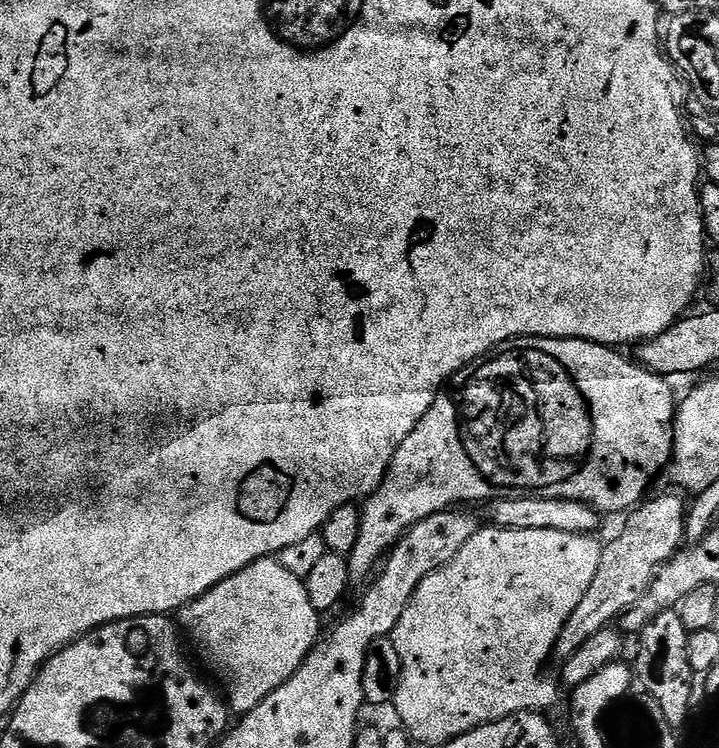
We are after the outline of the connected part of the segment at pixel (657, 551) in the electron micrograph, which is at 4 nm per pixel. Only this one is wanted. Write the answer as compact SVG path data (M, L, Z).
M676 496L645 499L639 507L627 513L626 519L628 521L625 522L624 529L609 544L605 543L601 547L598 574L594 574L590 588L586 590L586 594L582 594L578 606L574 606L574 612L570 614L566 626L562 626L554 649L561 661L569 660L574 650L578 650L582 642L586 642L586 638L594 638L594 634L609 627L628 609L633 608L652 583L652 577L656 575L660 565L685 543L686 504Z

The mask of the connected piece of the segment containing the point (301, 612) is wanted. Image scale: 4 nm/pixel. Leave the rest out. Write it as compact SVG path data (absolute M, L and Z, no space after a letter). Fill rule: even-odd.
M276 558L256 560L232 576L227 576L225 580L218 582L208 592L188 604L182 615L189 634L200 643L201 650L208 655L209 666L220 675L221 682L228 687L226 703L236 714L254 710L254 706L258 706L262 698L285 684L304 665L308 653L316 647L322 636L322 616L314 610L314 606L310 606L310 594L303 579L290 574L290 570L286 570L286 566L282 566Z

